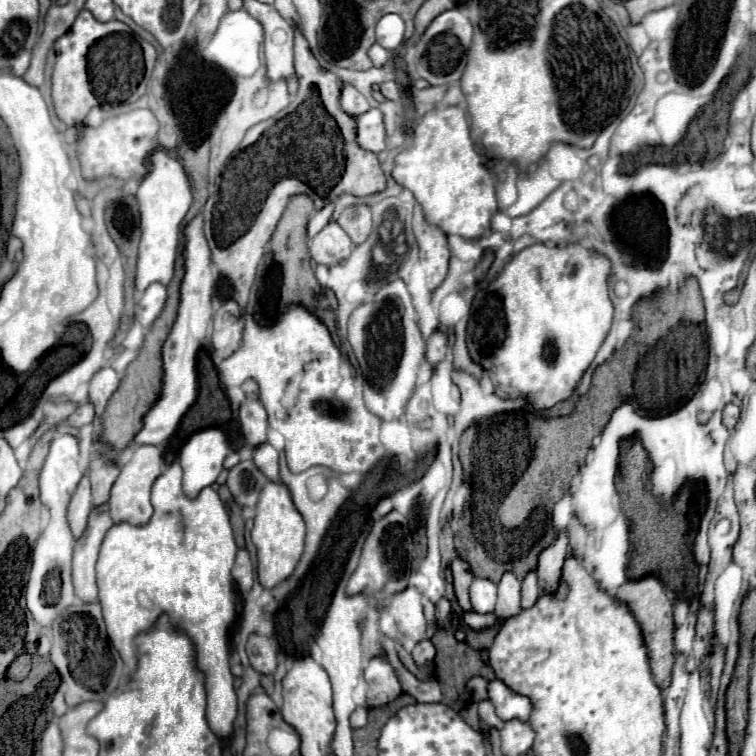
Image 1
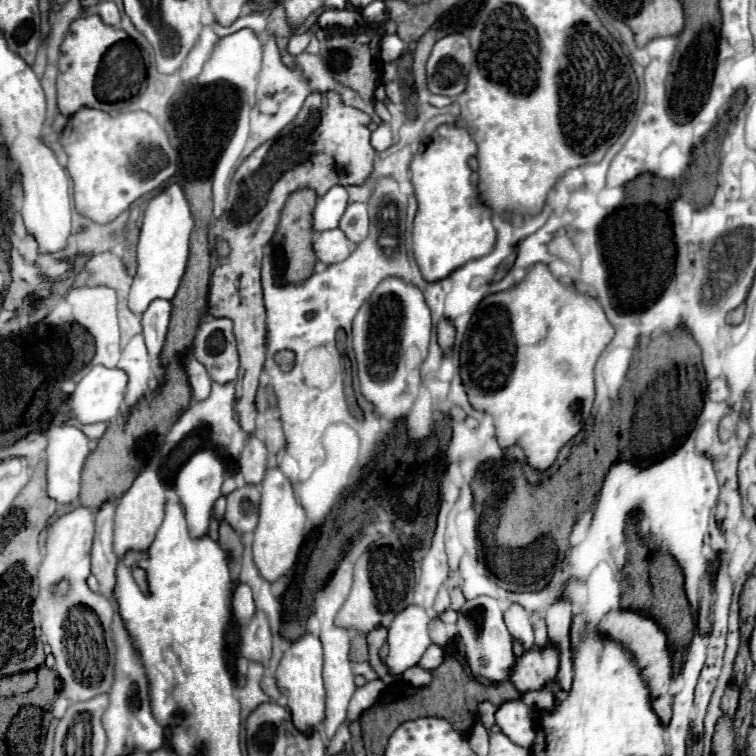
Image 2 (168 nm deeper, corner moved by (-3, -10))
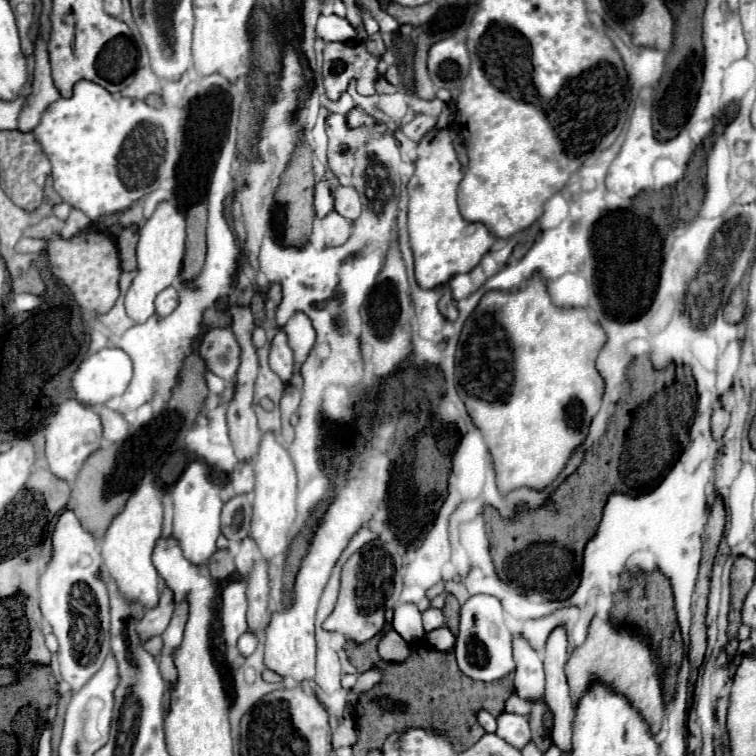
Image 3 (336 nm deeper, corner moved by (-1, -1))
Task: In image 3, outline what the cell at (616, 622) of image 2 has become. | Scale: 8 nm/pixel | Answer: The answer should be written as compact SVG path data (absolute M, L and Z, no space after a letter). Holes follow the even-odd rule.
M593 619L589 627L587 641L575 649L565 665L565 675L569 679L569 691L573 695L573 707L577 707L583 693L591 687L591 683L609 685L611 691L625 695L629 703L641 713L645 723L649 723L651 735L655 735L661 727L663 719L663 699L661 699L661 683L657 677L657 665L653 651L649 645L637 637L629 629L615 629L609 621Z

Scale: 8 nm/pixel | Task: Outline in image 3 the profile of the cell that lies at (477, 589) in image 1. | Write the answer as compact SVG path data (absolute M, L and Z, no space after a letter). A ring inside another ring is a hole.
M473 595L461 605L461 625L455 643L455 655L459 669L479 681L495 681L505 677L515 669L515 661L511 655L511 633L505 627L505 617L501 603L491 595Z

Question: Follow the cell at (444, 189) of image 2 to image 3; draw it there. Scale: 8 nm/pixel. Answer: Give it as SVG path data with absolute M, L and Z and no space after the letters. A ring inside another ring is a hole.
M449 129L427 135L417 149L415 175L407 183L409 193L409 243L415 257L415 279L421 289L445 285L453 275L469 273L491 249L493 235L481 223L469 223L459 215L457 183L463 179L461 163L451 143Z

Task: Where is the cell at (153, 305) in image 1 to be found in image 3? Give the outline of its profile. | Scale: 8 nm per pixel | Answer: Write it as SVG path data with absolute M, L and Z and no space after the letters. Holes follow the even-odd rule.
M175 287L163 289L155 299L155 309L157 309L159 317L167 317L177 305L179 305L179 295L177 295Z

